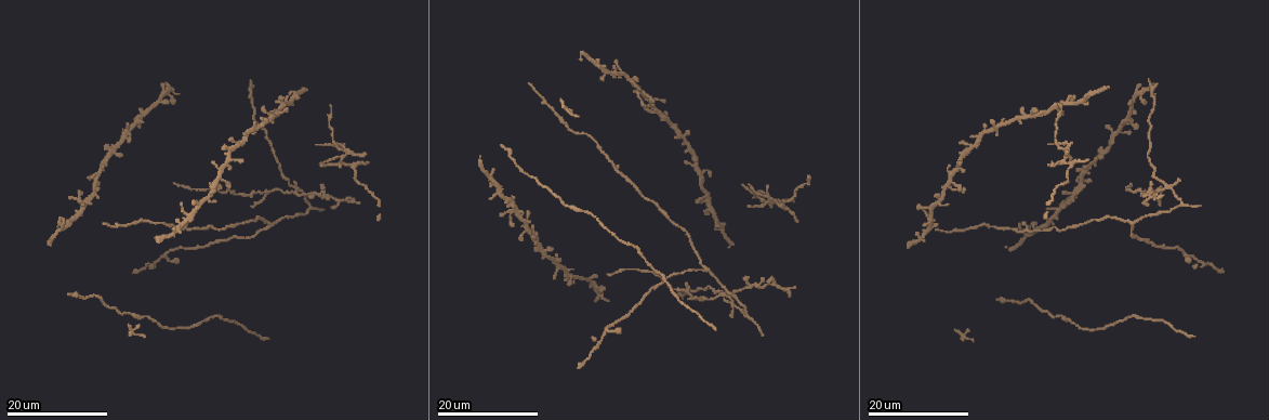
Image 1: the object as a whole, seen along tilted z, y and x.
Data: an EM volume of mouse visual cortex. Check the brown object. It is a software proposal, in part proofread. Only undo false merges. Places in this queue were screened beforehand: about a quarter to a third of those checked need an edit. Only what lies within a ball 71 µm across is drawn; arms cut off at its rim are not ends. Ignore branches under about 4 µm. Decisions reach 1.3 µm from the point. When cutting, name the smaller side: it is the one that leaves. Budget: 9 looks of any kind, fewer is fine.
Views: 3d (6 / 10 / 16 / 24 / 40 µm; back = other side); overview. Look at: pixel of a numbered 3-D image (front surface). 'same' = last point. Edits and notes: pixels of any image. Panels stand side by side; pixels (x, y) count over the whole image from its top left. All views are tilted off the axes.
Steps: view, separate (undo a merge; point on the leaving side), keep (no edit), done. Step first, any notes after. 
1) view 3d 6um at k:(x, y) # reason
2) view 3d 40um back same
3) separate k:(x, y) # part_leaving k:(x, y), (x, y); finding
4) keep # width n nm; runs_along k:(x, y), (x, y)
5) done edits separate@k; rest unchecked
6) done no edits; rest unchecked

view 3d 24um at 1:(729, 302) # four arms meet

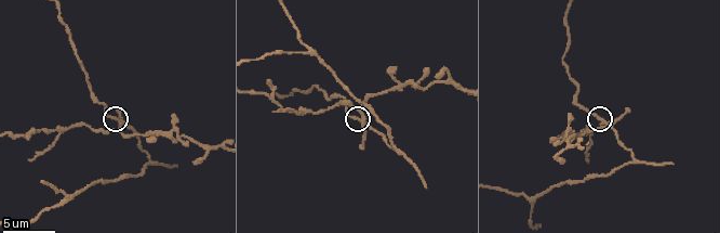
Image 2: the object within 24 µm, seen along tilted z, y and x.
view 3d 6um at 2:(600, 121) # zoom in

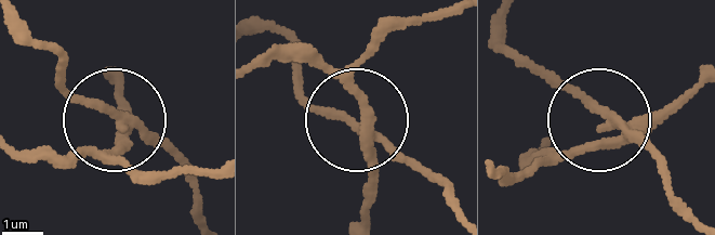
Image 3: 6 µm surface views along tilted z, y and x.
separate 3:(104, 157) # width 250 nm; two neurons meet here

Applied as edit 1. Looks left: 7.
view 3d 10um at 2:(153, 161) # branch point

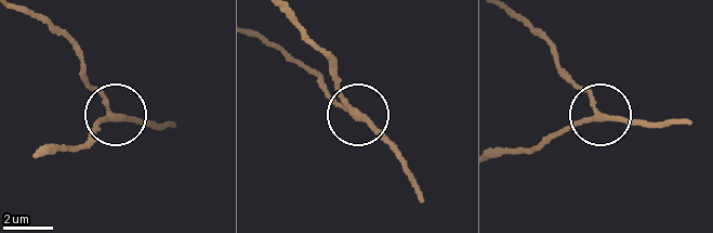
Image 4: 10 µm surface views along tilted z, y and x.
keep # arms 3; runs_along 4:(501, 155), (528, 152), (598, 116), (643, 121); one neuron here

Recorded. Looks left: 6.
view 3d 6um at 2:(69, 201) # three arms meet

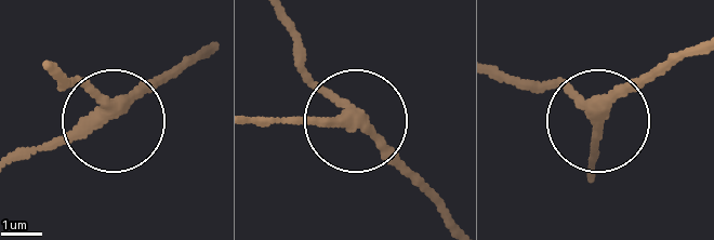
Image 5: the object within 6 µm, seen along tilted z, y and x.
keep # arms 3; runs_along 5:(44, 67), (107, 111), (11, 165); one neuron here

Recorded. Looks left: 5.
view 3d 24um at 1:(1063, 163) # looks like a crossing

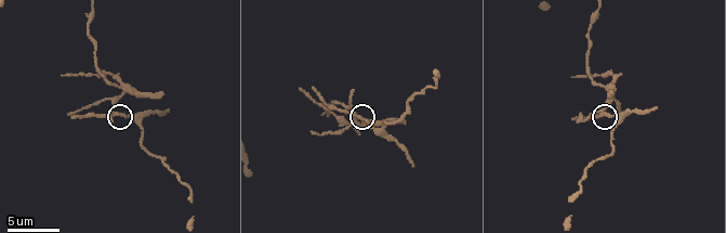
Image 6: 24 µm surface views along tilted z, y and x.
view 3d 6um at 6:(116, 116) # closer look

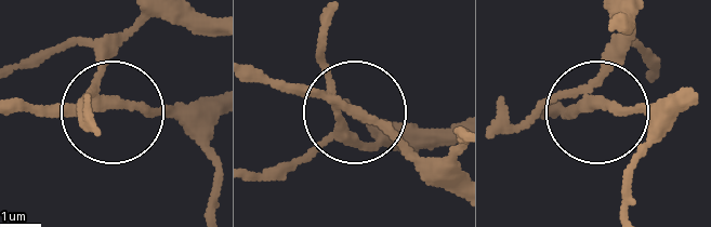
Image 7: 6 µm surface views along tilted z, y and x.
separate 7:(80, 120) # arms 4; two neurons meet here

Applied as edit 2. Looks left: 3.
done edits separate@3, separate@7; rest unchecked

